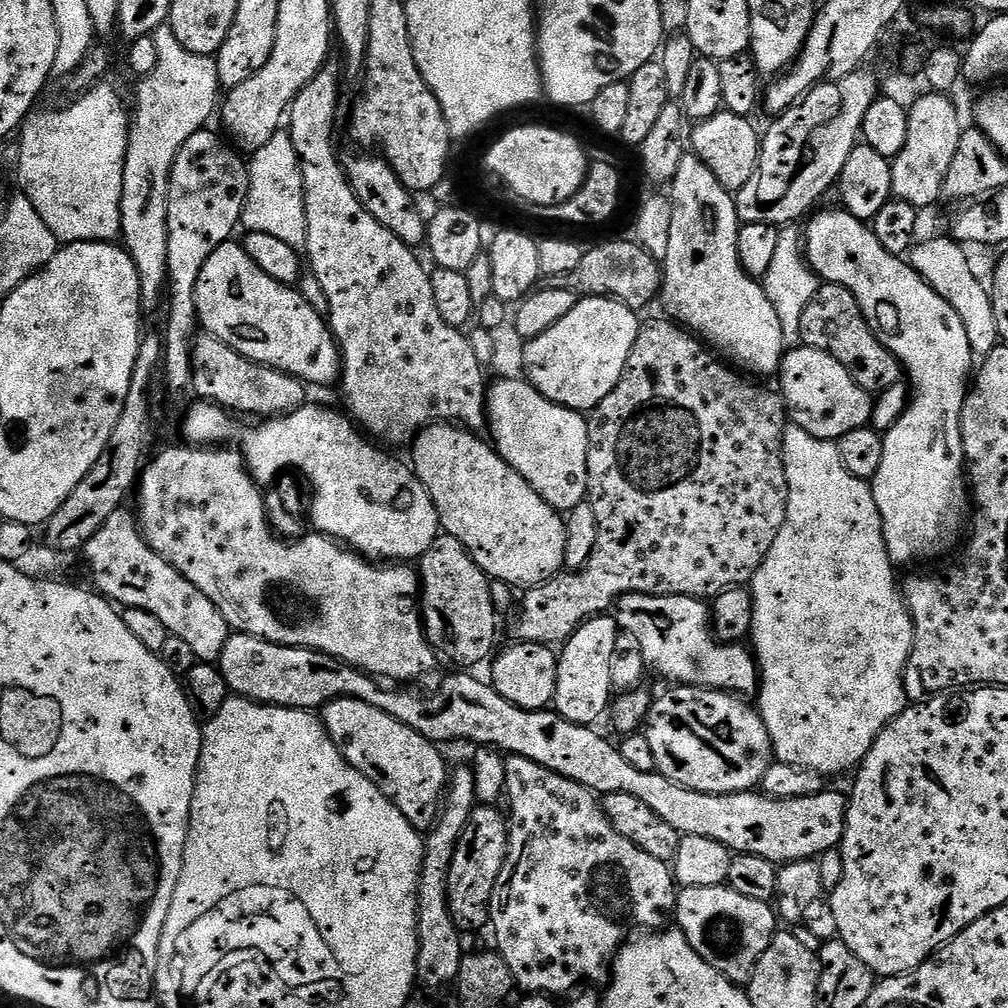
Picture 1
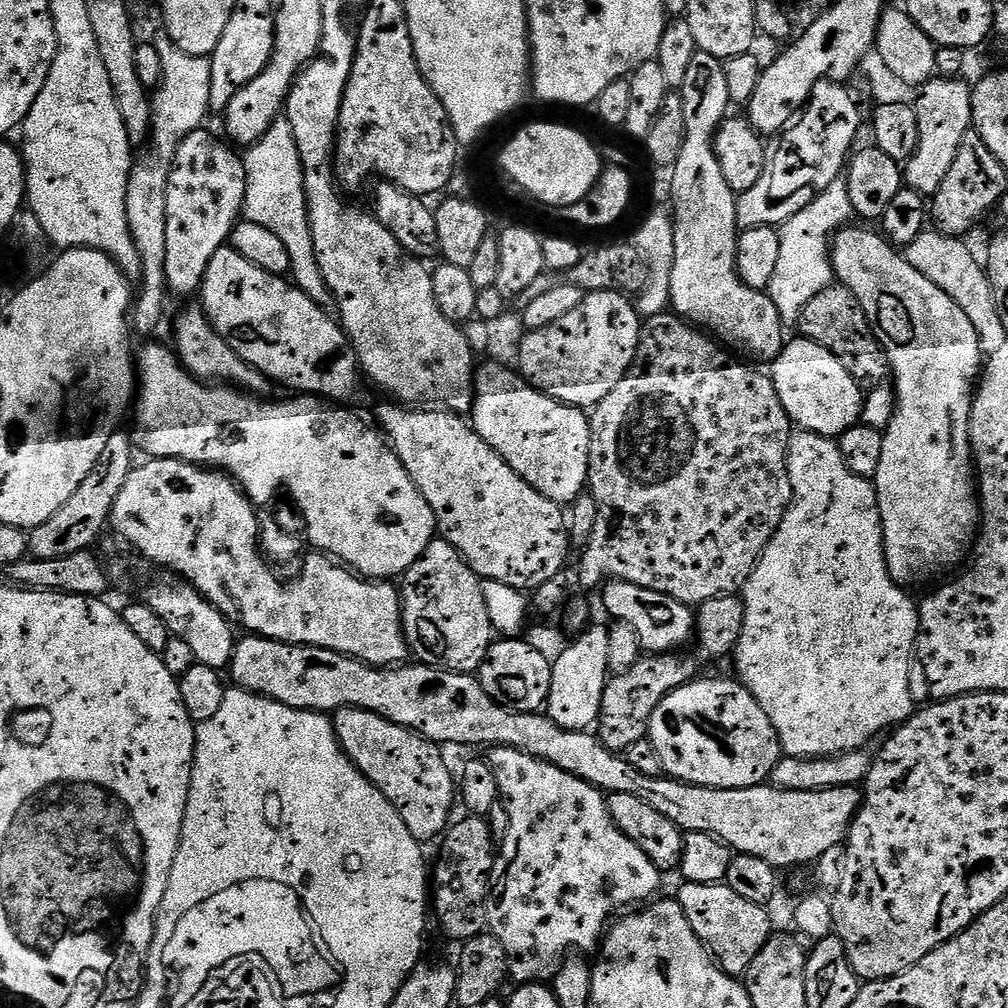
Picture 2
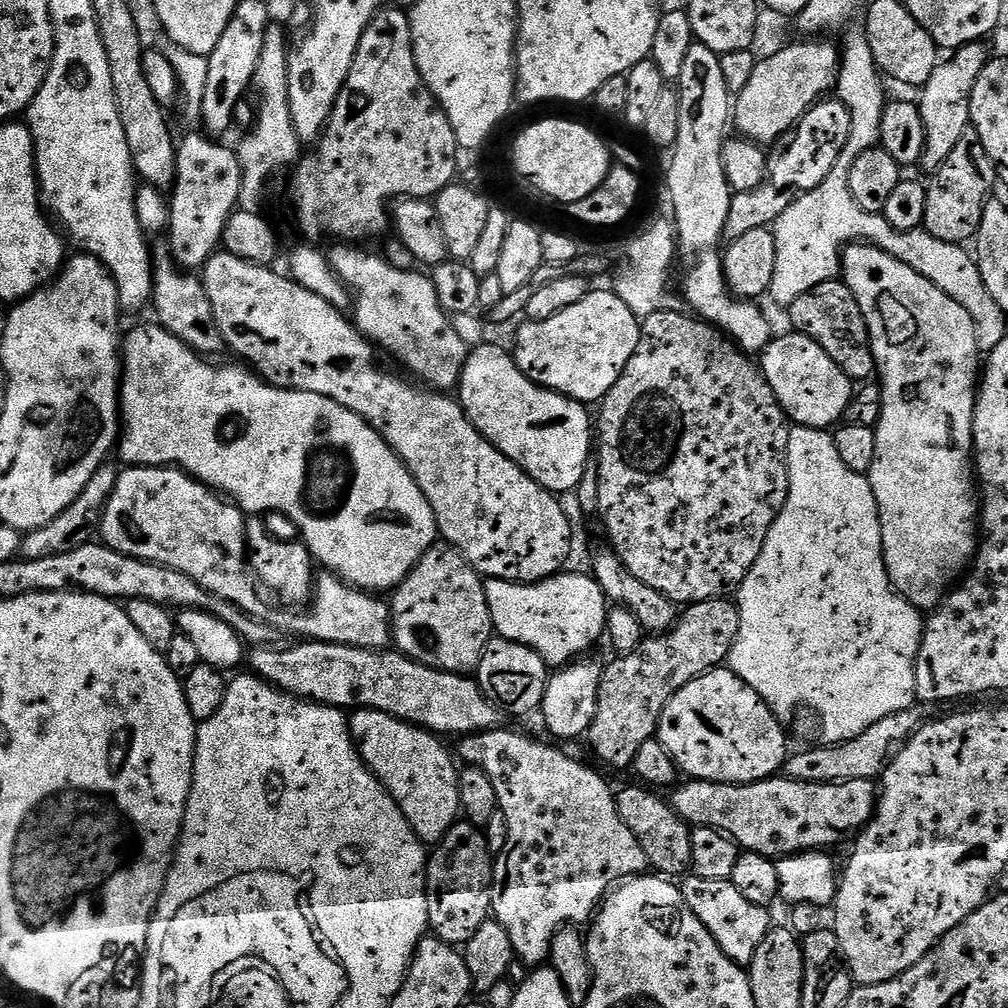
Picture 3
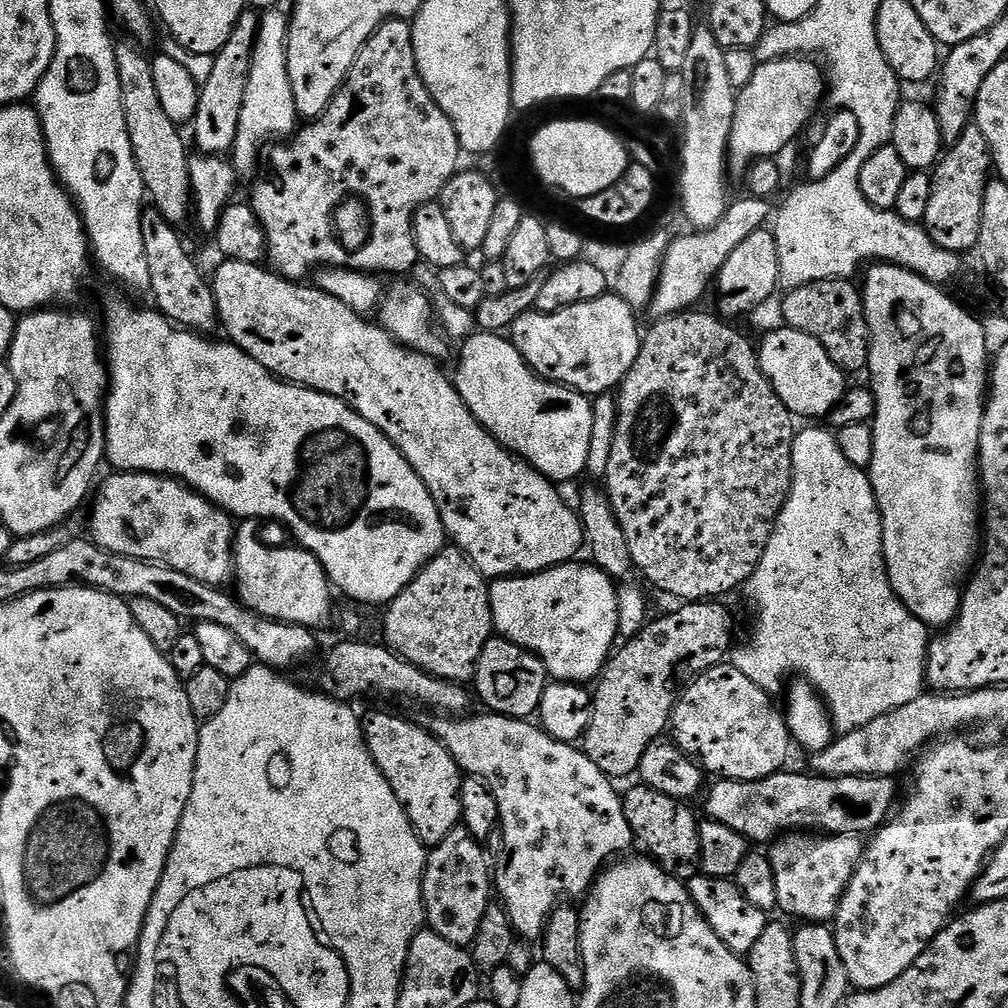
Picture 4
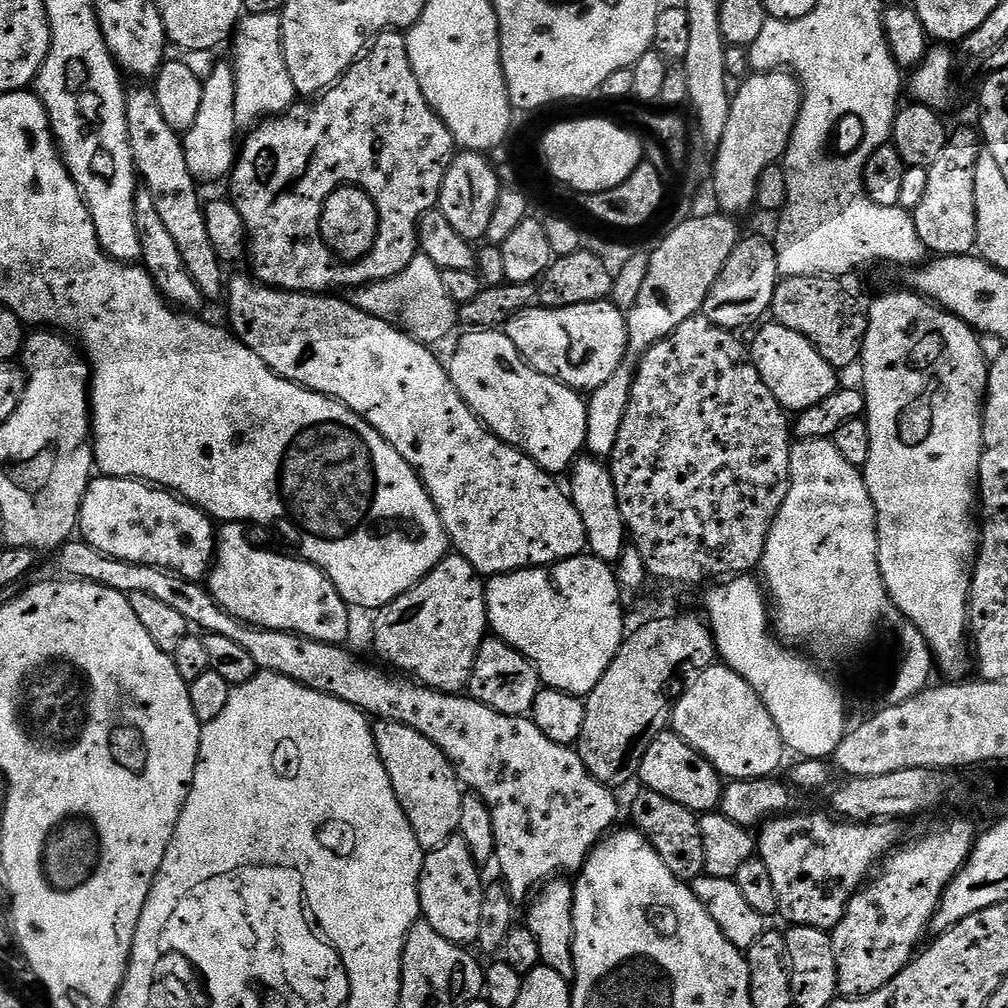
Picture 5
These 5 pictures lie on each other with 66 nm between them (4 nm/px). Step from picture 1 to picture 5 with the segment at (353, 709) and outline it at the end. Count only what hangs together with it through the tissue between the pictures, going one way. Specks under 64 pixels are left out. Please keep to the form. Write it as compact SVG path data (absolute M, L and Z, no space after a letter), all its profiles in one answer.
M376 720L372 733L382 766L386 766L386 774L390 774L390 786L394 786L394 794L398 794L398 802L414 830L414 838L418 838L418 846L422 846L425 853L432 852L460 831L465 793L454 766L426 734L418 734L418 730L402 726L402 722Z

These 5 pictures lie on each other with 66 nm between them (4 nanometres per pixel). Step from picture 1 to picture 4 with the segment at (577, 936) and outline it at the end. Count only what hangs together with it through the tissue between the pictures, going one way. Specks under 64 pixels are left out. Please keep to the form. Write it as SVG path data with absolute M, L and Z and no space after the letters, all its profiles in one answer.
M485 711L484 716L472 715L445 716L436 714L431 717L432 721L427 721L426 727L431 732L432 737L450 754L450 758L454 758L454 762L465 777L482 781L490 790L490 794L494 794L494 802L498 802L498 814L500 815L498 832L501 837L504 835L504 853L500 856L500 865L497 868L495 865L494 868L494 892L499 903L503 905L505 914L508 915L510 926L515 935L524 942L529 942L528 940L539 941L543 937L545 926L548 925L548 919L552 917L552 911L561 902L575 901L575 896L587 897L589 888L596 877L604 871L606 865L625 854L631 853L628 851L634 848L634 837L630 830L630 822L626 822L624 801L621 793L619 791L616 793L616 788L612 785L615 784L613 777L602 774L602 770L598 770L598 766L594 766L594 762L590 762L588 755L579 747L550 738L543 728L524 718L498 716L495 712L490 711Z

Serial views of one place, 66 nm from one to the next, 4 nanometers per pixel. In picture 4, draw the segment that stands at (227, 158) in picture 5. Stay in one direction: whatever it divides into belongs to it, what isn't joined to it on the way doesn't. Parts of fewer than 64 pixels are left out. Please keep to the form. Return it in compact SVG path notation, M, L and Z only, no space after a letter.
M246 10L238 18L236 29L230 34L226 46L213 56L213 69L200 84L198 110L190 125L196 139L197 153L206 156L224 156L231 153L234 138L238 134L238 114L242 114L242 94L246 92L246 78L251 66L252 47L255 45L261 17L255 11Z

